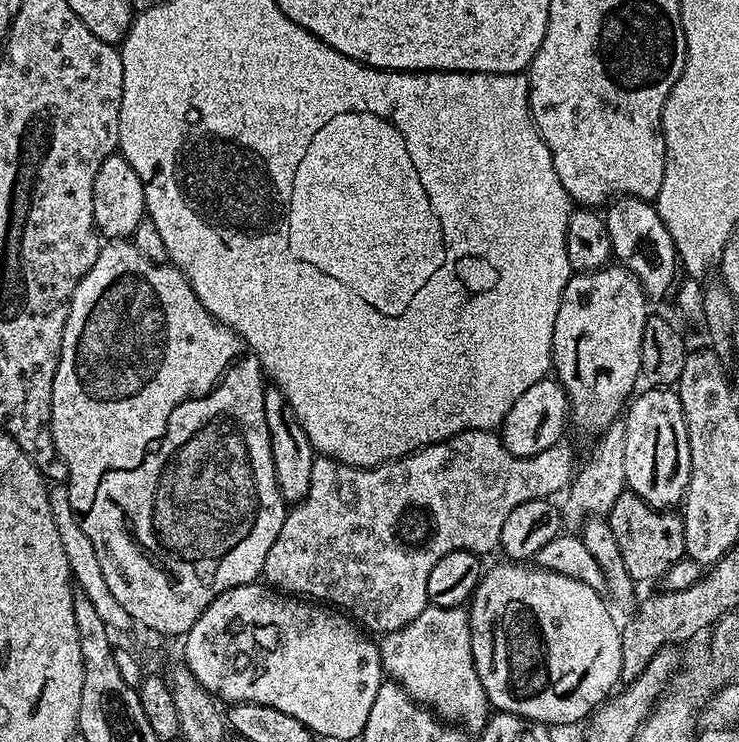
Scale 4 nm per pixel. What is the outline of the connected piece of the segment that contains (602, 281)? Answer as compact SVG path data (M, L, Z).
M612 262L607 266L600 268L596 272L578 272L568 279L566 290L562 294L562 302L558 306L558 318L554 318L554 338L552 339L552 367L554 369L555 379L559 380L563 386L565 394L568 395L570 405L570 420L573 425L577 424L580 428L585 428L588 432L599 434L604 431L608 425L621 419L630 397L633 395L632 387L636 380L641 379L640 375L640 351L642 350L642 330L646 330L646 322L650 315L649 297L644 295L644 288L638 282L638 278L630 270L621 268L619 263Z

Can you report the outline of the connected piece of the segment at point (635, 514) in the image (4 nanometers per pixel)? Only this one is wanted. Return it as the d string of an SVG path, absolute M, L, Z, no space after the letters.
M625 490L606 513L606 519L610 530L614 530L622 562L626 562L626 570L633 582L659 581L668 573L672 564L685 559L684 521L675 511L651 508L635 492Z

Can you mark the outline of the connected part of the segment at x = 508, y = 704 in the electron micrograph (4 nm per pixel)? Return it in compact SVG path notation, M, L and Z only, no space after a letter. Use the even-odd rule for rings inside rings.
M524 562L503 563L494 565L489 572L487 569L481 575L480 581L476 583L476 588L472 592L471 601L466 608L468 621L470 622L470 646L472 647L474 666L478 670L478 678L488 695L489 705L501 712L509 712L515 716L521 716L527 720L536 720L540 724L547 724L549 726L555 726L555 724L576 724L579 720L581 722L587 721L592 713L613 695L614 689L621 683L621 625L619 623L616 624L615 618L612 617L612 612L608 609L609 601L597 589L586 586L586 582L578 582L574 578L566 578L566 574L547 572L545 568L529 566Z

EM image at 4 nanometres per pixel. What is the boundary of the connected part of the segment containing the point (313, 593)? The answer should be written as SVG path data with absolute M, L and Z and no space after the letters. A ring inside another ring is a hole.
M481 430L459 432L457 436L451 436L448 440L427 444L425 448L420 448L409 456L391 460L376 468L355 468L331 460L329 456L320 456L314 462L314 470L310 470L310 488L306 490L302 500L287 509L282 530L278 530L278 538L274 538L274 546L270 546L270 554L266 554L263 579L271 587L285 594L295 594L297 597L307 598L313 602L323 602L347 614L369 633L387 634L398 630L414 622L414 618L418 618L418 614L422 614L422 610L429 607L426 582L430 578L430 570L434 570L434 566L438 566L438 562L446 558L446 554L451 552L485 554L484 552L492 551L495 553L500 546L502 525L506 523L506 518L510 518L510 510L514 510L514 506L522 506L522 502L527 500L546 500L555 497L555 492L563 493L571 485L578 468L578 460L572 457L572 452L566 445L567 443L561 442L555 444L550 450L542 450L542 454L515 456L510 454L510 450L504 448L504 441L495 431Z

